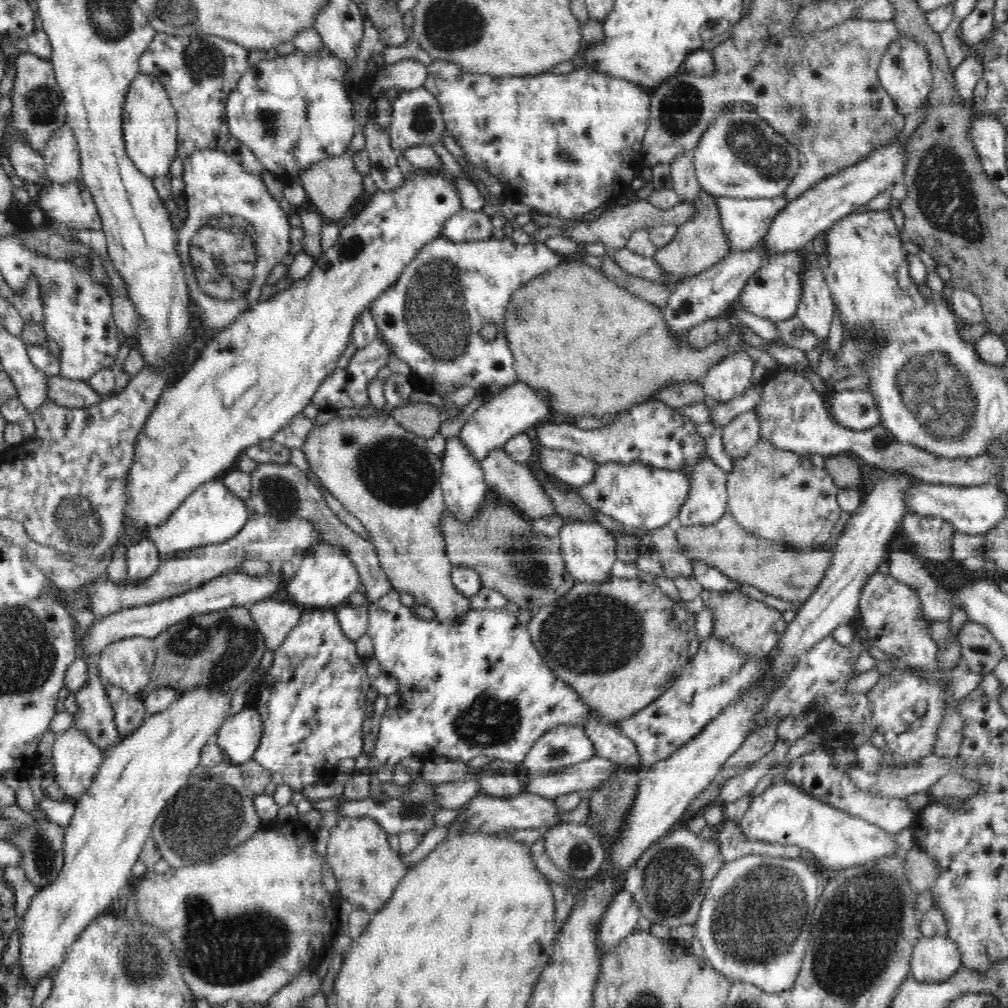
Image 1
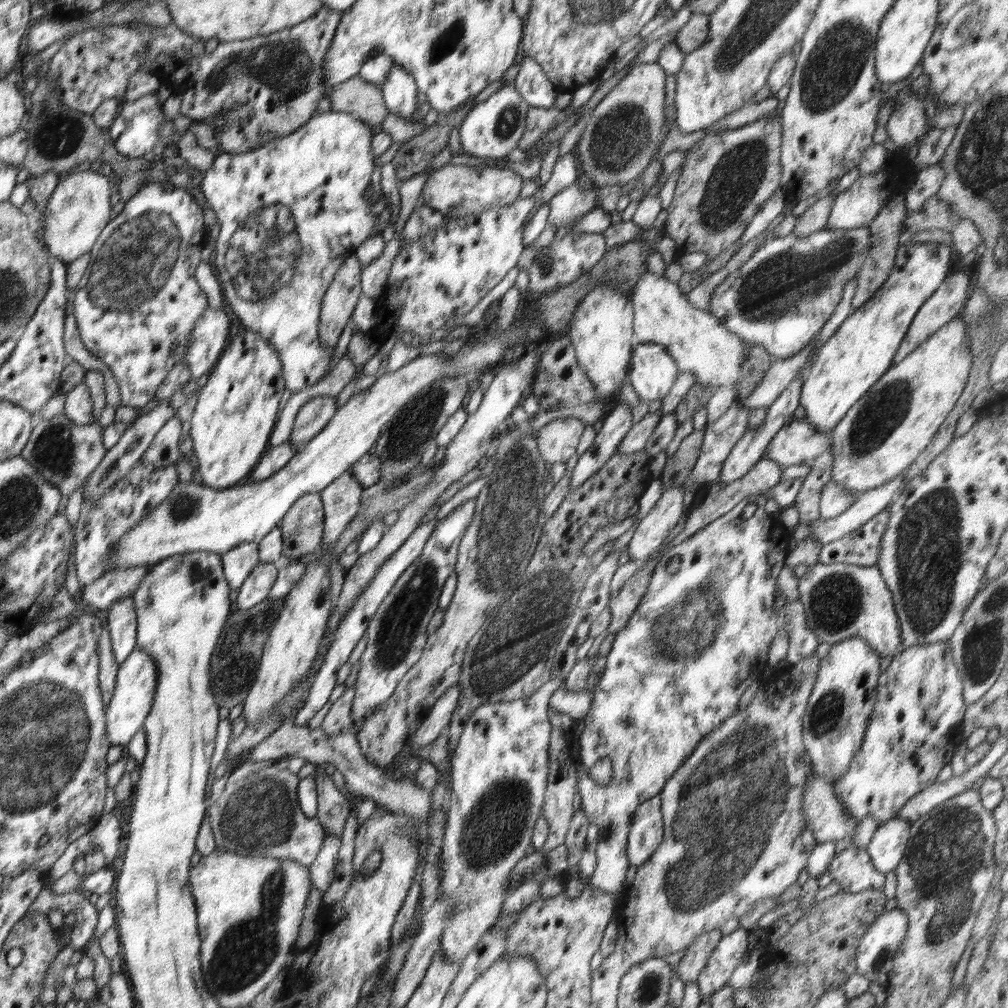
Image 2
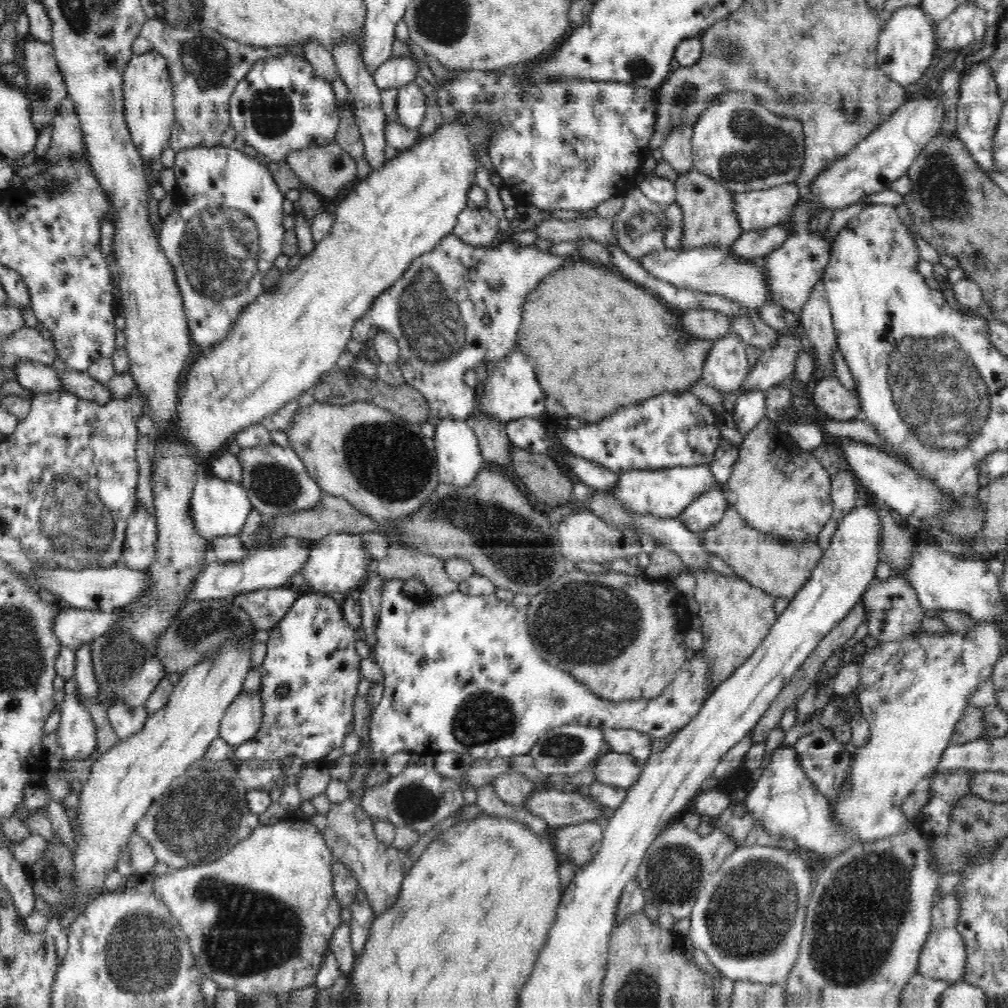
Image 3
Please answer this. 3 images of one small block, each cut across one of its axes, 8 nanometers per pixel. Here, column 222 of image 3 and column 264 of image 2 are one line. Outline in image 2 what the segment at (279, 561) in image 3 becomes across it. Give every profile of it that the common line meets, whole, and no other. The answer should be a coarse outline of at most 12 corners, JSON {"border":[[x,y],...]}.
{"border":[[274,563],[256,565],[238,588],[236,606],[247,612],[269,597]]}

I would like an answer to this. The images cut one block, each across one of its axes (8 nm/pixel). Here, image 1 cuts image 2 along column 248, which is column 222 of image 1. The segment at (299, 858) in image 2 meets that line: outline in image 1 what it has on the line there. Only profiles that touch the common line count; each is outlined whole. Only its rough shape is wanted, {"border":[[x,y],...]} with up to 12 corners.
{"border":[[198,765],[150,836],[171,869],[259,831],[242,771]]}

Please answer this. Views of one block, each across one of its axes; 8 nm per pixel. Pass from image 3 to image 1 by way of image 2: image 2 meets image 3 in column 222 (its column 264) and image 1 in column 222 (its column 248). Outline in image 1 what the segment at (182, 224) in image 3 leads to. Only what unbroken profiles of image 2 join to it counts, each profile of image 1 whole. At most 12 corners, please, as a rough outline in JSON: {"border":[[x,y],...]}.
{"border":[[208,149],[183,160],[178,257],[202,328],[260,299],[290,213]]}

